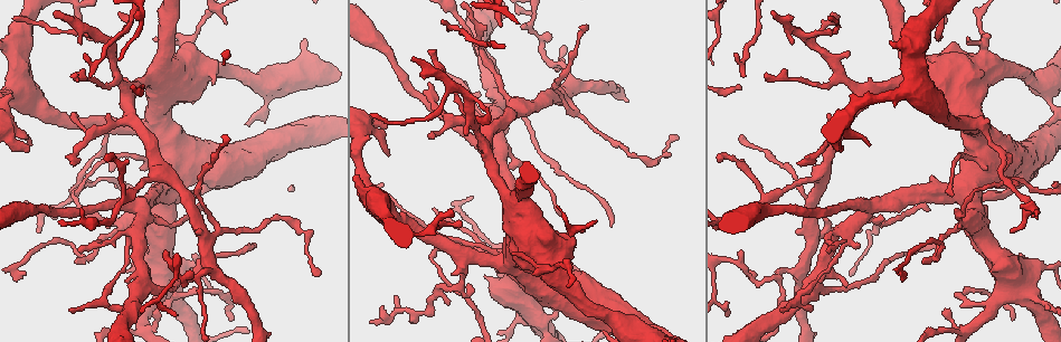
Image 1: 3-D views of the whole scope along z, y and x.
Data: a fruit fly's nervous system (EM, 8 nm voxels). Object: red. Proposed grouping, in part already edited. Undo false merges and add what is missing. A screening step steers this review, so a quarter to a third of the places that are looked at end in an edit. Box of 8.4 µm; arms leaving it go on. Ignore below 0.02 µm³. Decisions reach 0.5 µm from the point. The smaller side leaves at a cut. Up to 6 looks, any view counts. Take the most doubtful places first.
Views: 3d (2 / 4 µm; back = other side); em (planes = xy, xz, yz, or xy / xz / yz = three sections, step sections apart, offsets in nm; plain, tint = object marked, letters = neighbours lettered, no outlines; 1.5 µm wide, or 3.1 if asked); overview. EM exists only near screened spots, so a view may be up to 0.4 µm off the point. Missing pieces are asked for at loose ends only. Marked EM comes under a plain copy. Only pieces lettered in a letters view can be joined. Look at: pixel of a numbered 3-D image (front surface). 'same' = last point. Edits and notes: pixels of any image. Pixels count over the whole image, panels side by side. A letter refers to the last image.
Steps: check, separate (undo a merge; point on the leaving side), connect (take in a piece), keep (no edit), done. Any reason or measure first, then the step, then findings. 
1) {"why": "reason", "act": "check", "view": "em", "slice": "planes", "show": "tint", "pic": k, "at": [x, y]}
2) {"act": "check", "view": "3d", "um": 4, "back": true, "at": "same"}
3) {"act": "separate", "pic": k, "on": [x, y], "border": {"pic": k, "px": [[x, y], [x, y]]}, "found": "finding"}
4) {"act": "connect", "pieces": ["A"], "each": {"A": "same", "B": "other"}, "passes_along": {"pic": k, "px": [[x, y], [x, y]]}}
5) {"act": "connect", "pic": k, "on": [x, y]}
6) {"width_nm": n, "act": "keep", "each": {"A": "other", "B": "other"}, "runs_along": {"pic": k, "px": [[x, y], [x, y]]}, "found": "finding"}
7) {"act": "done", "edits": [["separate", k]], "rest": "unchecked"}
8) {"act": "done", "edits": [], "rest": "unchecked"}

{"why": "branch point", "act": "check", "view": "em", "slice": "xz", "step": 4, "show": "tint", "pic": 1, "at": [143, 206]}

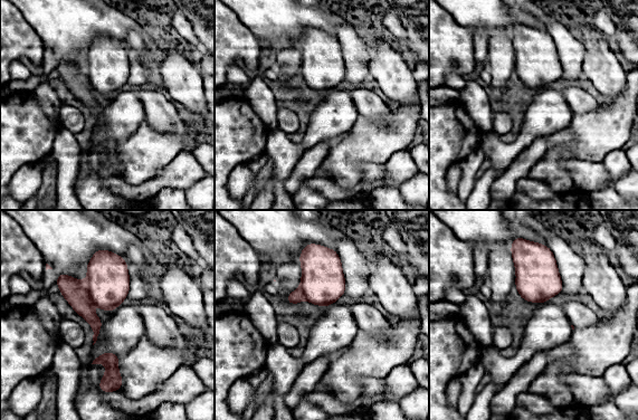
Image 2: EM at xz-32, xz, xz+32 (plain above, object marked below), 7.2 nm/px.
{"why": "another direction", "act": "check", "view": "em", "slice": "planes", "show": "letters", "at": "same"}

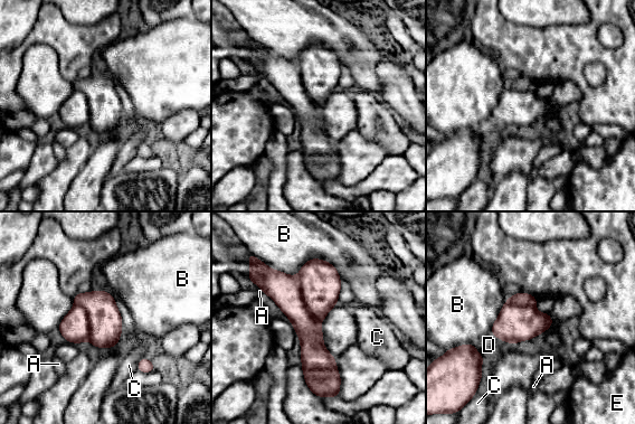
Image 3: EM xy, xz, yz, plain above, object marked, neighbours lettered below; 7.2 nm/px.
{"longest_contact_nm": ["B", 320], "act": "keep", "each": {"A": "other", "B": "other", "C": "other", "D": "other", "E": "other"}, "border": {"pic": 3, "px": [[297, 272], [322, 258], [341, 280]]}, "found": "one neuron here"}

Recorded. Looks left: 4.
{"why": "abrupt turn", "act": "check", "view": "em", "slice": "xy", "step": 8, "show": "tint", "pic": 1, "at": [434, 252]}

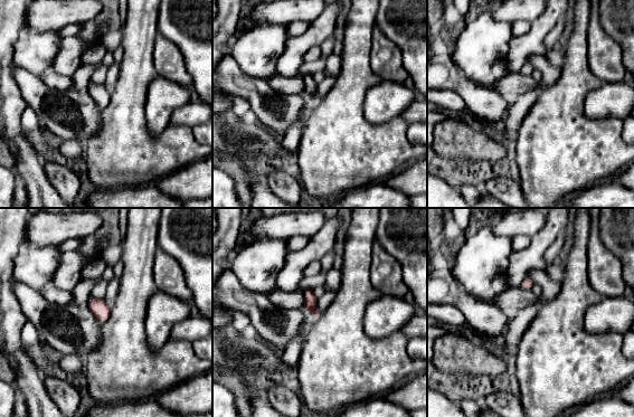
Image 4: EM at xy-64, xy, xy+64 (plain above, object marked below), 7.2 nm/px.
{"why": "cut it another way", "act": "check", "view": "em", "slice": "planes", "show": "letters", "at": "same"}

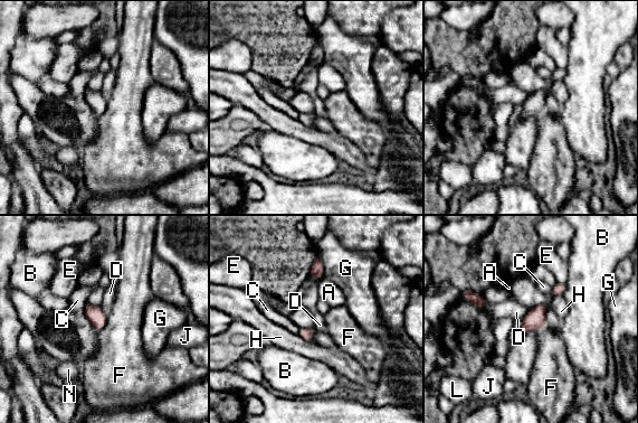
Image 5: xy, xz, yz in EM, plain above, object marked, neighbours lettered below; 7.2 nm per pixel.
{"width_nm": 120, "act": "keep", "each": {"A": "other", "B": "other", "C": "other", "D": "other", "E": "other", "F": "other", "G": "other", "H": "other", "J": "other", "L": "other", "N": "other"}, "border": {"pic": 5, "px": [[107, 316], [106, 323], [97, 330]]}, "found": "continuous, no second neuron"}

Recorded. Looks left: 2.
{"why": "branch stops here", "act": "check", "view": "em", "slice": "xy", "step": 4, "show": "letters", "pic": 1, "at": [848, 53]}

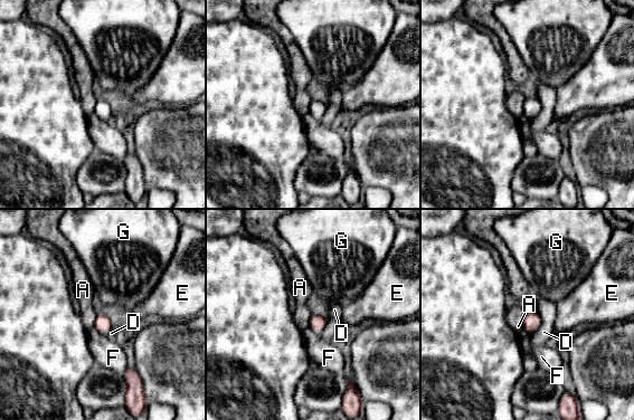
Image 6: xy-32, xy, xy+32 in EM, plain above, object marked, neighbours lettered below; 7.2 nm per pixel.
{"act": "check", "view": "em", "slice": "xz", "step": 4, "show": "letters", "at": "same"}

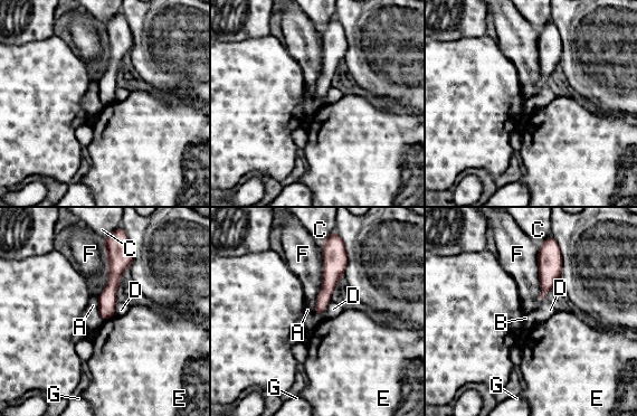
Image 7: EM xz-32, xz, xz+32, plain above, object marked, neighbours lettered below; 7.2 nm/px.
{"act": "keep", "each": {"A": "other", "B": "other", "C": "other", "D": "other", "E": "other", "F": "other", "G": "other"}, "border": {"pic": 7, "px": [[329, 300], [325, 309], [314, 315]]}, "found": "none of them fits"}

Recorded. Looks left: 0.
{"act": "done", "edits": [], "rest": "unchecked"}

